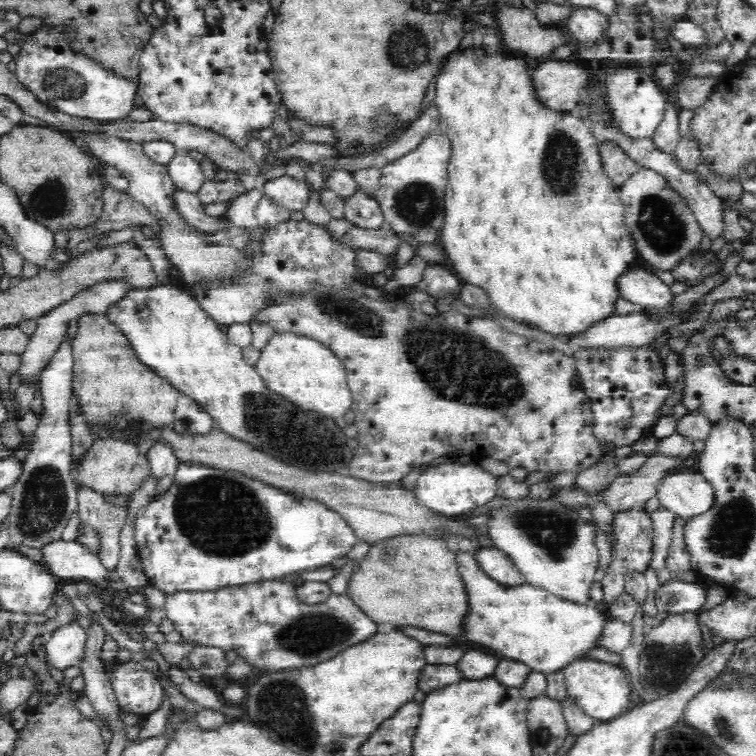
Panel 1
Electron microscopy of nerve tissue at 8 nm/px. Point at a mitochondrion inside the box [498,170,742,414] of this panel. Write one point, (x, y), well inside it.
(660, 221)

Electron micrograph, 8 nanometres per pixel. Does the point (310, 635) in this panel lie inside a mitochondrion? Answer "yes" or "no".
yes

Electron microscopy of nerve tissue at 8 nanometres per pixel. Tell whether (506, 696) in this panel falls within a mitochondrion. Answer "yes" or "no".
no

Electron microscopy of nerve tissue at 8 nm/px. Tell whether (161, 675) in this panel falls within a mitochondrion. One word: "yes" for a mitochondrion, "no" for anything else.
no

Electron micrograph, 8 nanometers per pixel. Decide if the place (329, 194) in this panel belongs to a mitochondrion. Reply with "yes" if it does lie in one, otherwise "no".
no

